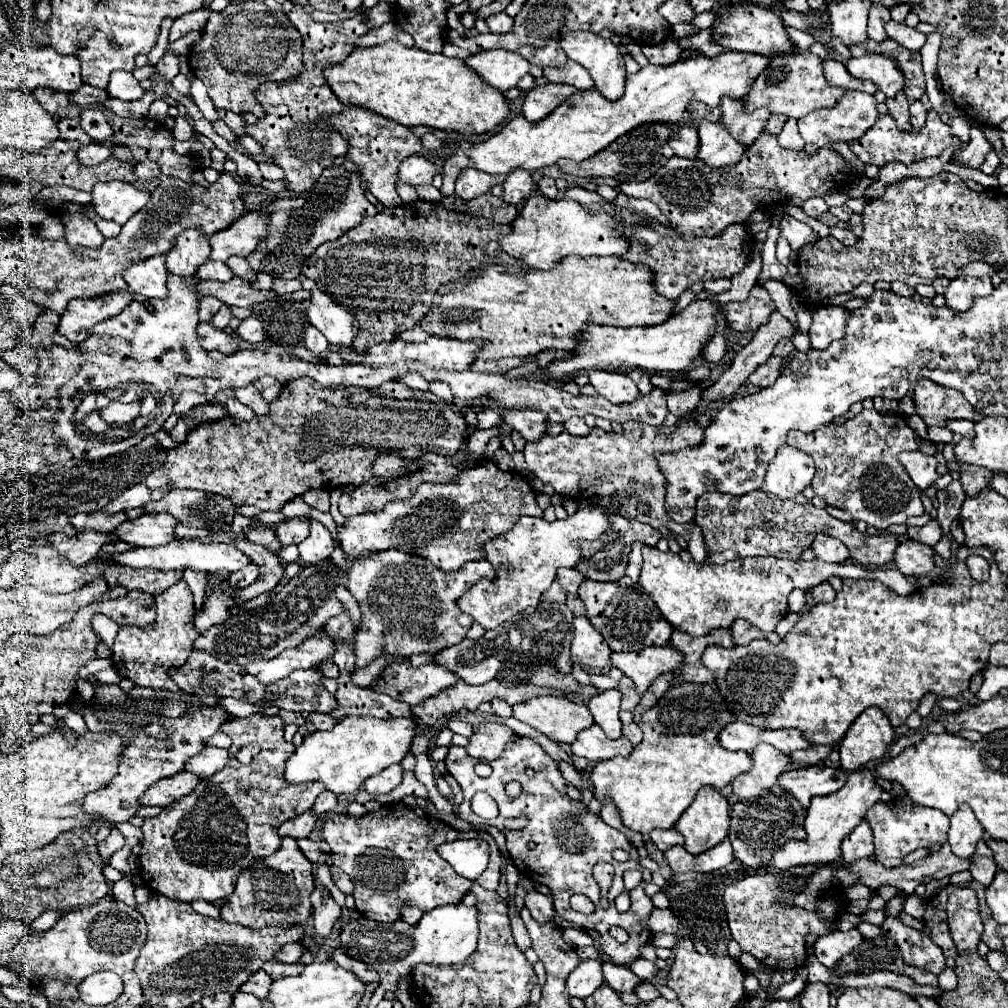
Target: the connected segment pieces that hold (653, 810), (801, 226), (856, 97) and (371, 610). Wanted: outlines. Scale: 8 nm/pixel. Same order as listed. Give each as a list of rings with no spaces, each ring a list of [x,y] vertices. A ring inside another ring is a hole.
[[[715,682],[709,684],[677,684],[671,686],[663,698],[641,714],[639,728],[643,730],[643,742],[633,748],[633,752],[627,758],[611,758],[605,762],[599,762],[593,772],[589,774],[589,780],[593,782],[595,796],[599,802],[605,802],[605,798],[611,798],[621,814],[621,820],[625,828],[639,832],[647,836],[653,828],[671,828],[679,820],[679,816],[687,810],[687,806],[693,802],[697,790],[701,786],[711,786],[715,790],[725,788],[735,776],[749,772],[753,766],[753,760],[747,752],[737,750],[731,752],[719,744],[719,732],[727,724],[735,720],[733,712],[727,708],[725,698],[721,696]]]
[[[783,216],[783,220],[781,220],[781,234],[789,240],[791,250],[795,250],[795,252],[801,248],[801,244],[819,240],[819,236],[811,230],[809,224],[799,222],[799,220],[791,218],[791,216]]]
[[[847,90],[845,96],[833,108],[821,108],[817,112],[811,112],[809,116],[803,116],[799,120],[799,132],[805,142],[817,144],[819,148],[831,148],[835,144],[835,140],[849,142],[849,140],[863,136],[873,126],[877,116],[879,116],[877,114],[877,100],[871,94]]]
[[[389,548],[365,554],[353,560],[347,574],[347,590],[357,592],[361,622],[353,636],[355,668],[365,668],[373,656],[389,652],[397,656],[437,654],[447,646],[459,644],[473,624],[473,618],[459,610],[457,600],[477,584],[477,580],[495,580],[495,568],[487,560],[465,562],[459,570],[443,572],[421,556]]]

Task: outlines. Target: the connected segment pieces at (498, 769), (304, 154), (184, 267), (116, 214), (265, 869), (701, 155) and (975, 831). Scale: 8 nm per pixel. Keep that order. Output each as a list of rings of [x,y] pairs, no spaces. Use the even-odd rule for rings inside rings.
[[[515,736],[515,740],[511,740],[511,744],[505,746],[503,756],[499,756],[497,760],[489,762],[489,766],[493,768],[493,774],[489,778],[475,776],[475,772],[473,772],[475,758],[471,758],[465,752],[465,748],[461,748],[461,746],[449,746],[449,754],[445,758],[445,766],[447,766],[447,772],[459,782],[459,786],[463,788],[463,794],[465,794],[465,800],[463,800],[463,804],[457,810],[459,818],[463,818],[469,824],[471,822],[475,824],[475,820],[481,822],[481,818],[475,816],[475,812],[471,810],[471,798],[479,790],[487,792],[497,802],[499,816],[495,820],[485,820],[485,822],[491,824],[491,826],[497,826],[497,828],[501,828],[505,832],[505,836],[507,836],[507,852],[509,852],[509,856],[513,860],[513,864],[517,866],[517,870],[521,872],[521,876],[527,876],[533,882],[541,882],[541,884],[547,884],[551,888],[551,896],[555,900],[555,910],[557,910],[557,914],[561,918],[573,922],[575,926],[581,926],[585,930],[597,930],[599,932],[599,946],[601,946],[603,954],[641,954],[639,948],[649,944],[649,940],[653,936],[651,930],[649,930],[649,916],[651,916],[655,906],[653,906],[651,898],[645,894],[645,884],[651,882],[651,872],[645,870],[639,864],[637,848],[625,838],[625,834],[621,834],[619,830],[607,826],[601,820],[601,816],[589,812],[583,802],[575,802],[575,800],[571,800],[565,794],[567,782],[561,776],[559,764],[533,738]],[[525,768],[531,768],[535,772],[535,776],[527,776]],[[511,780],[517,780],[523,786],[523,792],[517,798],[509,798],[505,794],[505,784],[511,782]],[[515,816],[527,816],[527,820],[529,820],[527,828],[523,828],[521,832],[505,830],[503,828],[503,818],[515,818]],[[529,842],[535,842],[537,846],[531,850],[531,848],[527,848]],[[567,848],[581,848],[581,850],[579,852],[569,852]],[[615,848],[627,850],[631,854],[631,860],[629,862],[613,860],[611,854],[613,854]],[[597,862],[611,862],[615,866],[613,886],[611,886],[611,890],[607,894],[607,900],[609,900],[609,908],[607,910],[601,908],[601,890],[599,890],[597,882],[593,880],[593,866]],[[631,868],[637,868],[637,870],[645,872],[643,874],[645,880],[643,880],[643,884],[639,884],[637,888],[633,888],[629,892],[631,908],[625,914],[621,914],[615,908],[615,898],[621,892],[625,892],[623,872],[631,870]],[[573,894],[585,894],[595,904],[595,912],[589,914],[589,916],[585,916],[581,912],[575,912],[569,906],[569,898]],[[611,926],[623,928],[629,934],[629,940],[625,944],[619,944],[609,934]]]
[[[297,26],[303,36],[303,72],[289,80],[287,86],[275,86],[275,82],[261,84],[261,88],[255,92],[255,98],[265,110],[265,116],[259,118],[257,124],[245,128],[245,134],[263,146],[263,154],[273,158],[273,164],[283,168],[283,182],[287,190],[293,192],[311,190],[321,172],[333,166],[335,158],[345,156],[349,150],[347,140],[337,134],[321,116],[333,116],[343,108],[343,104],[337,100],[337,96],[333,96],[331,88],[323,80],[323,70],[325,66],[345,60],[351,54],[353,40],[341,40],[341,36],[345,36],[341,28],[337,34],[331,34],[333,40],[327,36],[327,30],[317,32],[317,28],[319,26]]]
[[[185,230],[177,236],[173,248],[165,254],[167,272],[175,276],[193,276],[197,266],[203,264],[211,248],[207,236],[199,230]]]
[[[113,180],[107,184],[95,184],[93,192],[93,210],[103,220],[113,220],[125,224],[135,212],[139,212],[151,198],[149,192],[137,190],[127,180]]]
[[[285,838],[281,848],[267,858],[255,860],[251,868],[241,872],[235,892],[221,906],[221,918],[233,924],[245,924],[251,928],[265,926],[295,926],[305,924],[311,918],[311,892],[313,884],[313,864],[301,856],[297,842],[293,838]]]
[[[701,122],[699,124],[699,152],[697,152],[697,160],[705,162],[711,168],[725,168],[725,166],[735,166],[741,156],[743,156],[745,148],[741,148],[741,144],[737,144],[737,140],[733,140],[729,136],[729,132],[725,132],[721,128],[721,122]]]
[[[961,804],[959,810],[953,816],[949,816],[949,820],[949,844],[953,854],[959,858],[969,858],[975,852],[977,842],[985,836],[983,826],[973,816],[973,810],[967,804]]]

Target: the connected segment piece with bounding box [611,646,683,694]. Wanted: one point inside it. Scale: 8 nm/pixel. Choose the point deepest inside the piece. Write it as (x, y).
(643, 667)

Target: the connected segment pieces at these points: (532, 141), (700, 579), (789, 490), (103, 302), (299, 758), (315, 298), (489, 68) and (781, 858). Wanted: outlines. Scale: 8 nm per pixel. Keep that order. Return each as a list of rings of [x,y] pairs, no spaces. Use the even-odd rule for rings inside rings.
[[[725,50],[715,58],[693,56],[669,66],[649,64],[637,74],[627,74],[627,88],[619,100],[607,100],[597,88],[575,92],[561,106],[557,106],[557,110],[539,122],[529,122],[519,114],[511,118],[501,128],[501,132],[497,132],[487,142],[461,142],[457,152],[445,162],[443,176],[457,176],[459,170],[465,168],[477,168],[489,174],[509,174],[515,168],[537,170],[553,166],[559,158],[583,162],[641,124],[691,122],[687,108],[693,102],[703,102],[711,108],[717,108],[723,96],[743,100],[753,88],[757,76],[771,64],[771,60],[773,54],[765,56]]]
[[[643,548],[643,570],[639,576],[639,584],[645,592],[649,592],[661,610],[661,614],[677,628],[693,636],[701,636],[713,628],[729,628],[737,618],[743,618],[763,632],[773,632],[777,622],[789,612],[787,596],[791,590],[801,588],[809,590],[829,576],[841,578],[871,578],[885,580],[895,592],[909,594],[915,590],[915,584],[901,576],[895,568],[891,570],[865,570],[857,564],[829,564],[821,560],[811,562],[793,562],[779,558],[741,558],[733,562],[725,562],[723,566],[709,566],[697,562],[683,562],[673,552],[659,552],[657,548]]]
[[[785,444],[777,450],[777,456],[769,464],[761,490],[789,500],[811,484],[813,474],[815,474],[813,458]]]
[[[115,290],[87,300],[69,300],[57,324],[57,332],[65,336],[69,342],[79,344],[85,340],[85,336],[89,336],[89,328],[93,328],[93,324],[99,324],[101,320],[107,320],[109,316],[123,312],[129,306],[129,302],[131,294],[127,290]]]
[[[345,716],[333,730],[313,732],[295,754],[287,760],[285,780],[291,784],[301,784],[309,780],[321,780],[327,790],[335,794],[351,794],[361,788],[361,784],[391,764],[399,764],[411,750],[411,742],[417,734],[417,724],[413,718],[373,718],[373,716]]]
[[[319,288],[311,290],[307,308],[307,320],[311,326],[315,326],[331,346],[335,348],[347,348],[351,346],[353,338],[357,336],[359,322],[353,314],[349,314],[345,308],[335,304],[325,292]]]
[[[489,50],[481,54],[473,54],[465,60],[465,64],[489,86],[505,92],[513,88],[519,78],[529,72],[527,60],[509,50]]]
[[[855,770],[847,776],[847,782],[841,790],[827,796],[815,796],[811,800],[811,806],[807,810],[805,818],[805,832],[807,840],[791,840],[781,850],[773,854],[773,860],[769,866],[775,866],[779,870],[799,866],[799,864],[827,864],[827,862],[839,862],[841,860],[841,840],[853,830],[855,824],[859,824],[865,816],[865,812],[879,802],[883,788],[875,782],[875,776],[871,770]]]

